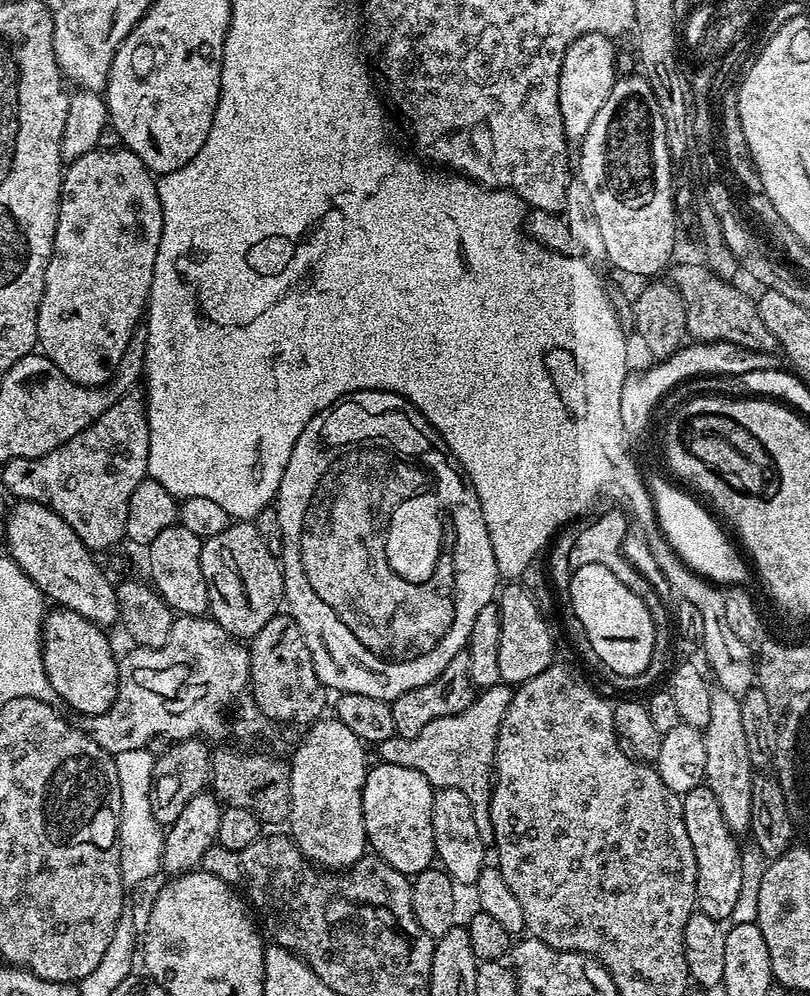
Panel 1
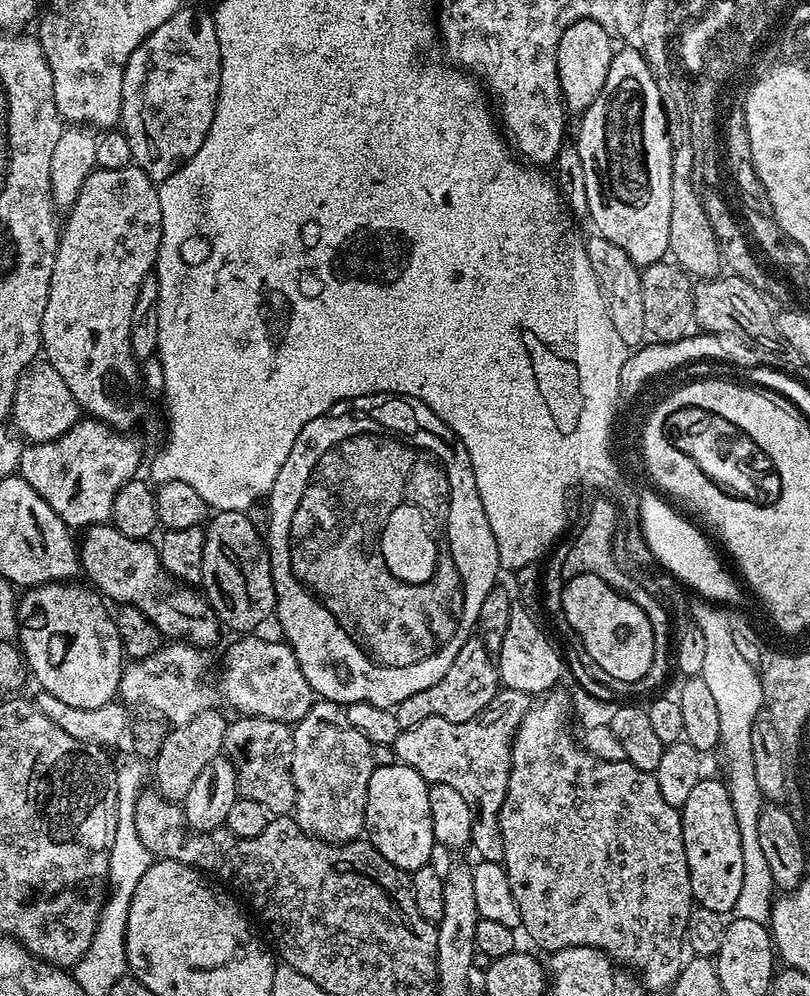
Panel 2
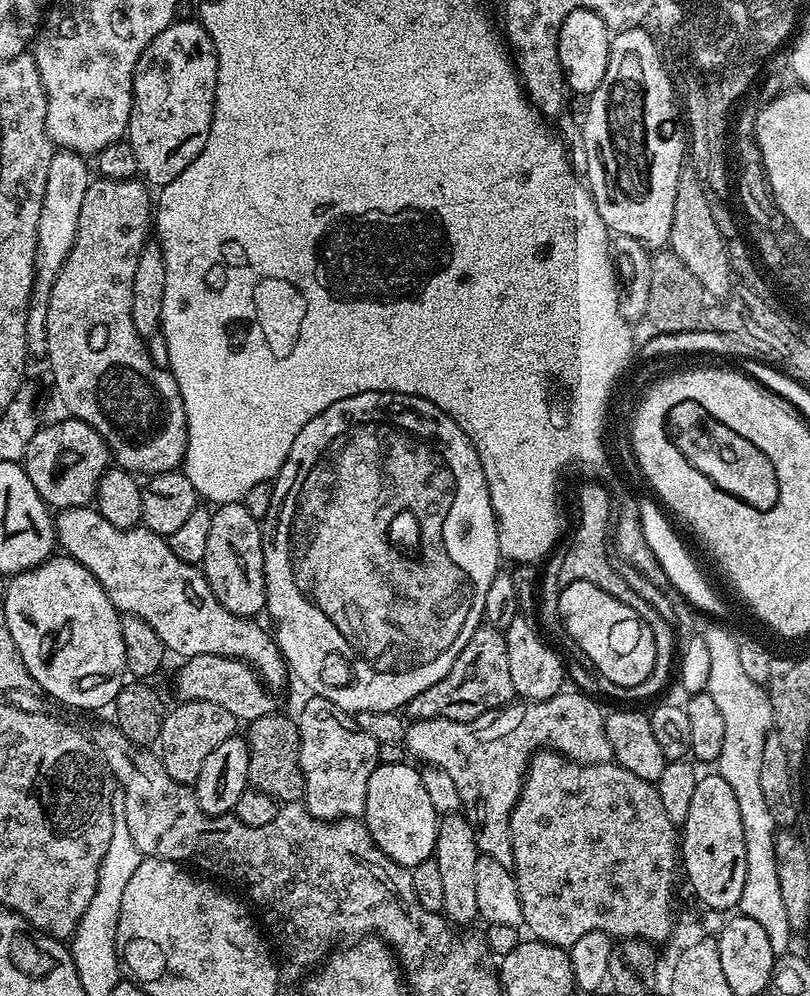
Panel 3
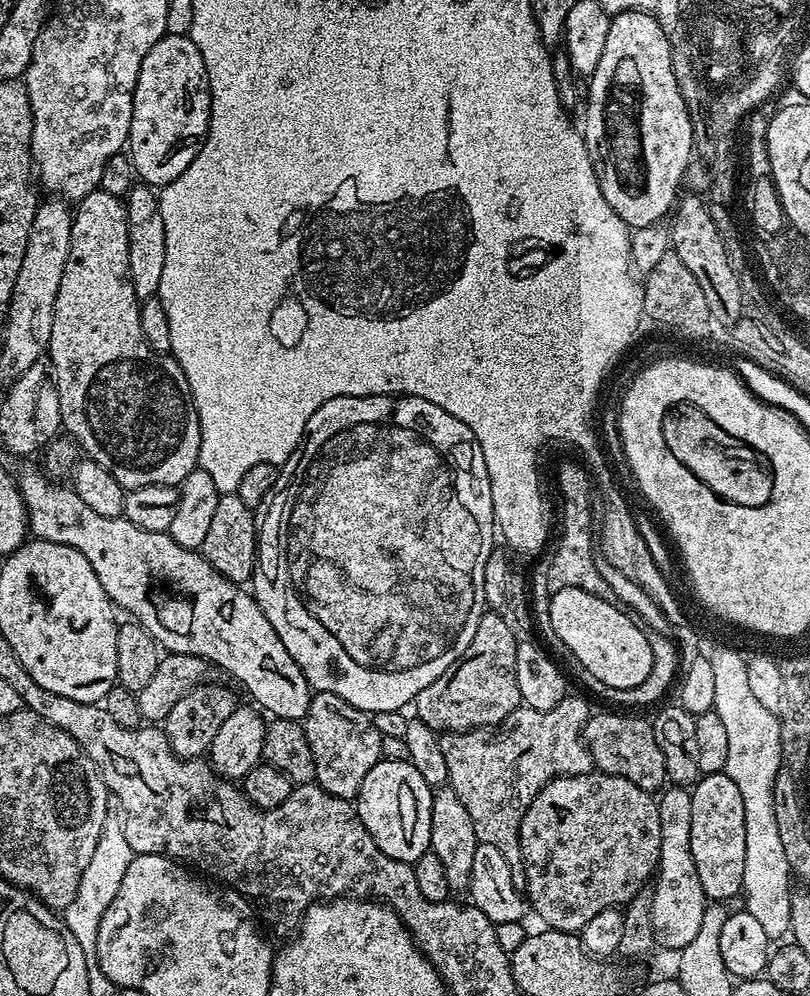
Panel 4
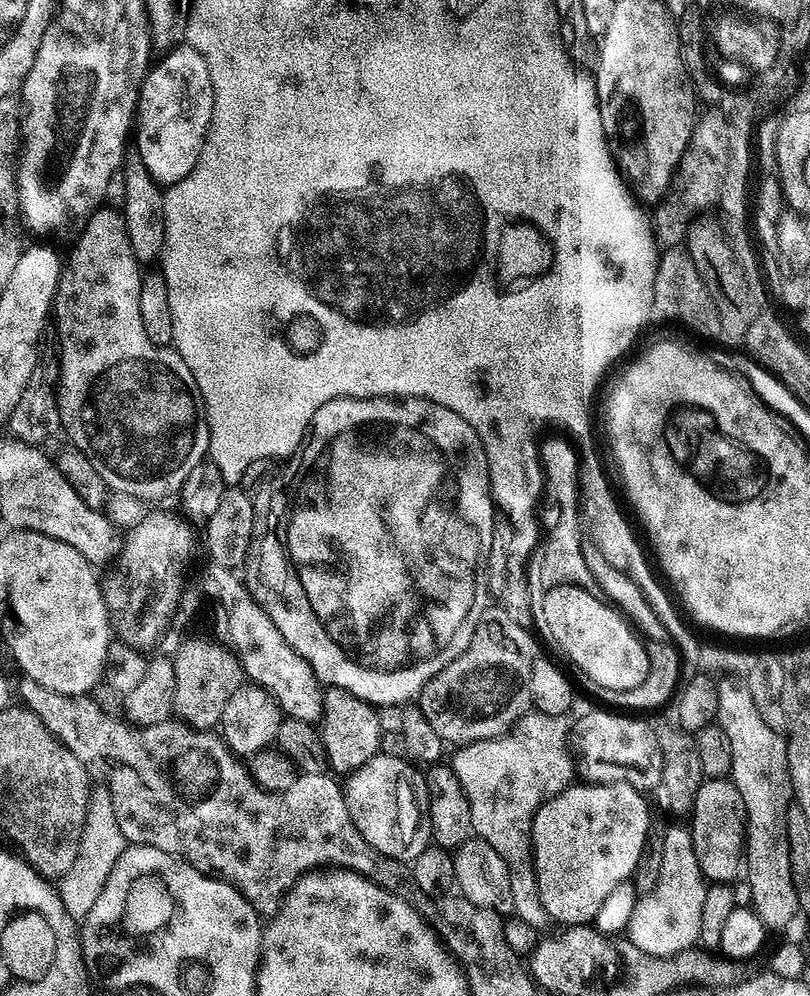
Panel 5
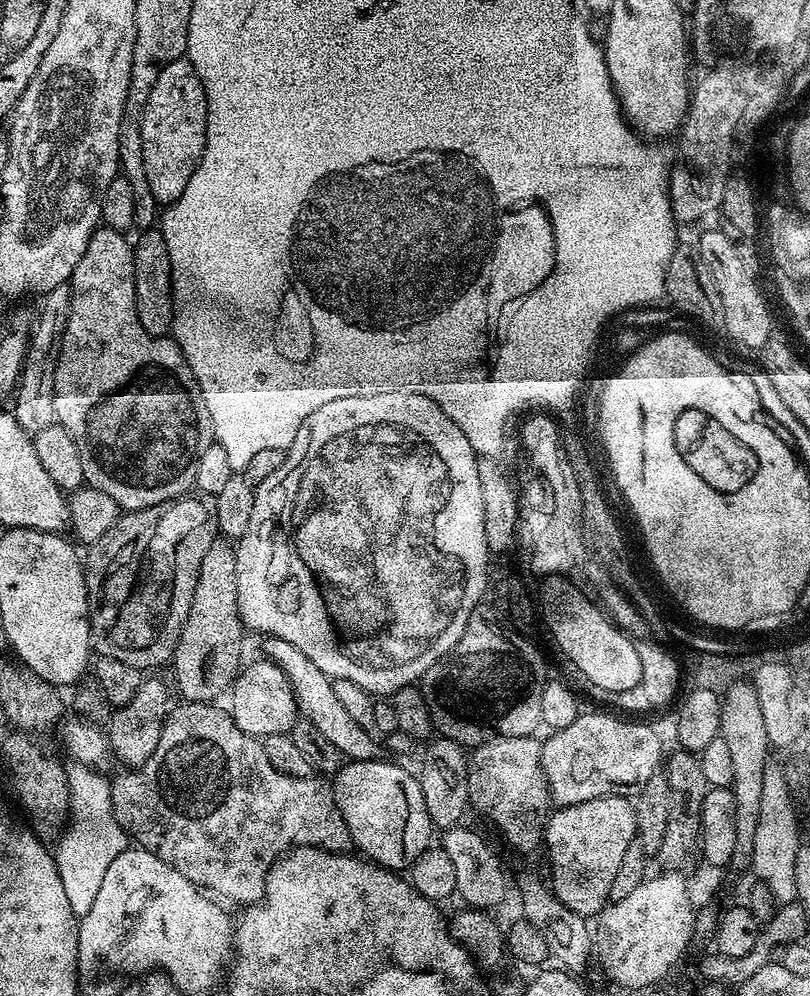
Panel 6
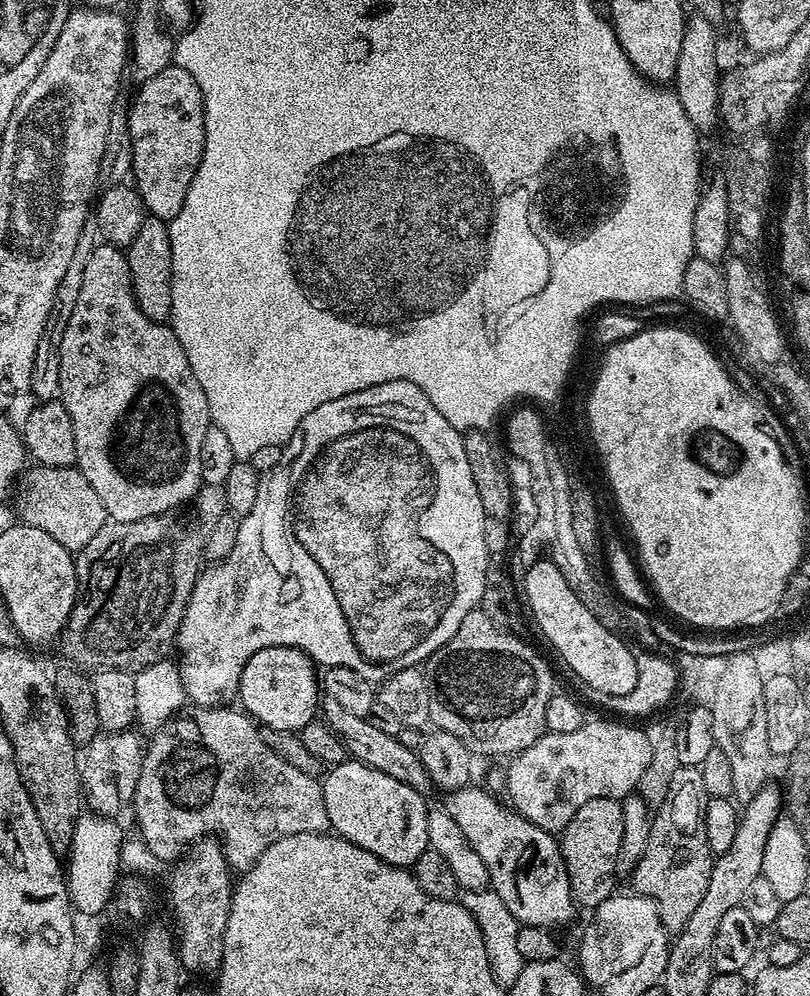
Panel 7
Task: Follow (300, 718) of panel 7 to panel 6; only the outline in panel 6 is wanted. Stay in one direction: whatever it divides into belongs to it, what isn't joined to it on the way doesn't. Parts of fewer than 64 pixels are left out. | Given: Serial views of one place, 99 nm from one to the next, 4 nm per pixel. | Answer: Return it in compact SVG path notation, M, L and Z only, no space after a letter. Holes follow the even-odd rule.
M259 658L253 664L245 663L232 682L230 711L238 730L248 736L263 738L270 734L288 734L298 719L298 709L294 690L286 678L286 674L267 658Z

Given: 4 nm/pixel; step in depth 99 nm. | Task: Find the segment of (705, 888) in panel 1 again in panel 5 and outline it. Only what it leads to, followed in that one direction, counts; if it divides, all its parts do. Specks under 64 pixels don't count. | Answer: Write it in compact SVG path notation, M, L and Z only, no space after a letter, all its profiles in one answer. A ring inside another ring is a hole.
M731 778L723 780L705 779L698 786L690 813L690 831L694 842L694 858L702 870L705 881L713 884L729 884L742 872L746 860L746 833L748 811L738 786Z

